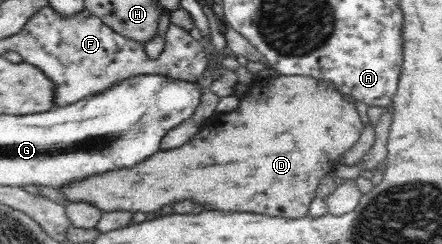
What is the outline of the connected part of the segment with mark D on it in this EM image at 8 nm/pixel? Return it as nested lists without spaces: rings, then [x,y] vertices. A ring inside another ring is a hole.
[[[283,76],[273,82],[264,83],[264,81],[256,80],[249,85],[250,90],[246,97],[241,99],[240,105],[229,113],[214,113],[210,120],[206,121],[200,130],[184,145],[172,150],[160,149],[160,154],[147,158],[146,162],[138,164],[134,170],[116,170],[116,172],[106,172],[106,174],[98,174],[94,178],[86,178],[86,182],[78,182],[78,184],[70,184],[64,186],[60,192],[66,196],[66,199],[72,202],[91,202],[103,212],[112,211],[130,211],[136,212],[153,212],[160,210],[164,206],[170,206],[174,202],[192,201],[206,206],[211,211],[226,211],[226,212],[247,212],[268,215],[278,218],[302,218],[308,215],[310,203],[317,198],[317,188],[321,178],[326,178],[326,175],[333,175],[335,167],[342,162],[342,154],[346,150],[350,150],[358,142],[360,134],[364,129],[364,124],[360,120],[360,114],[354,107],[354,103],[344,101],[343,95],[331,86],[328,82],[318,82],[314,78],[306,76]]]

